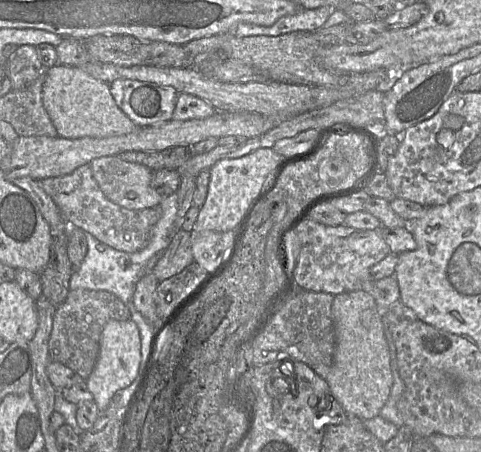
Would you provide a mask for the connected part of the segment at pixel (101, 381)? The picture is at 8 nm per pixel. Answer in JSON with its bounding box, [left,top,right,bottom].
[85,319,141,411]

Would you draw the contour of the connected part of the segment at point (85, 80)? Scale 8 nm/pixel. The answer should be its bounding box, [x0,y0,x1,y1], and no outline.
[43,65,138,138]

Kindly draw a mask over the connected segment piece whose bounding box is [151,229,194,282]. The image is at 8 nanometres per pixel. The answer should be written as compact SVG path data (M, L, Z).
M183 229L175 233L162 257L151 271L159 282L178 274L194 262L190 238L190 232Z

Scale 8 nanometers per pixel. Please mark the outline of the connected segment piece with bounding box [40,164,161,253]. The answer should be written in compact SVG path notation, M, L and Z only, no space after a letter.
M90 164L82 165L68 175L45 178L40 184L56 203L70 227L79 228L101 243L122 252L135 253L144 249L161 217L159 206L129 210L107 199L93 177Z

